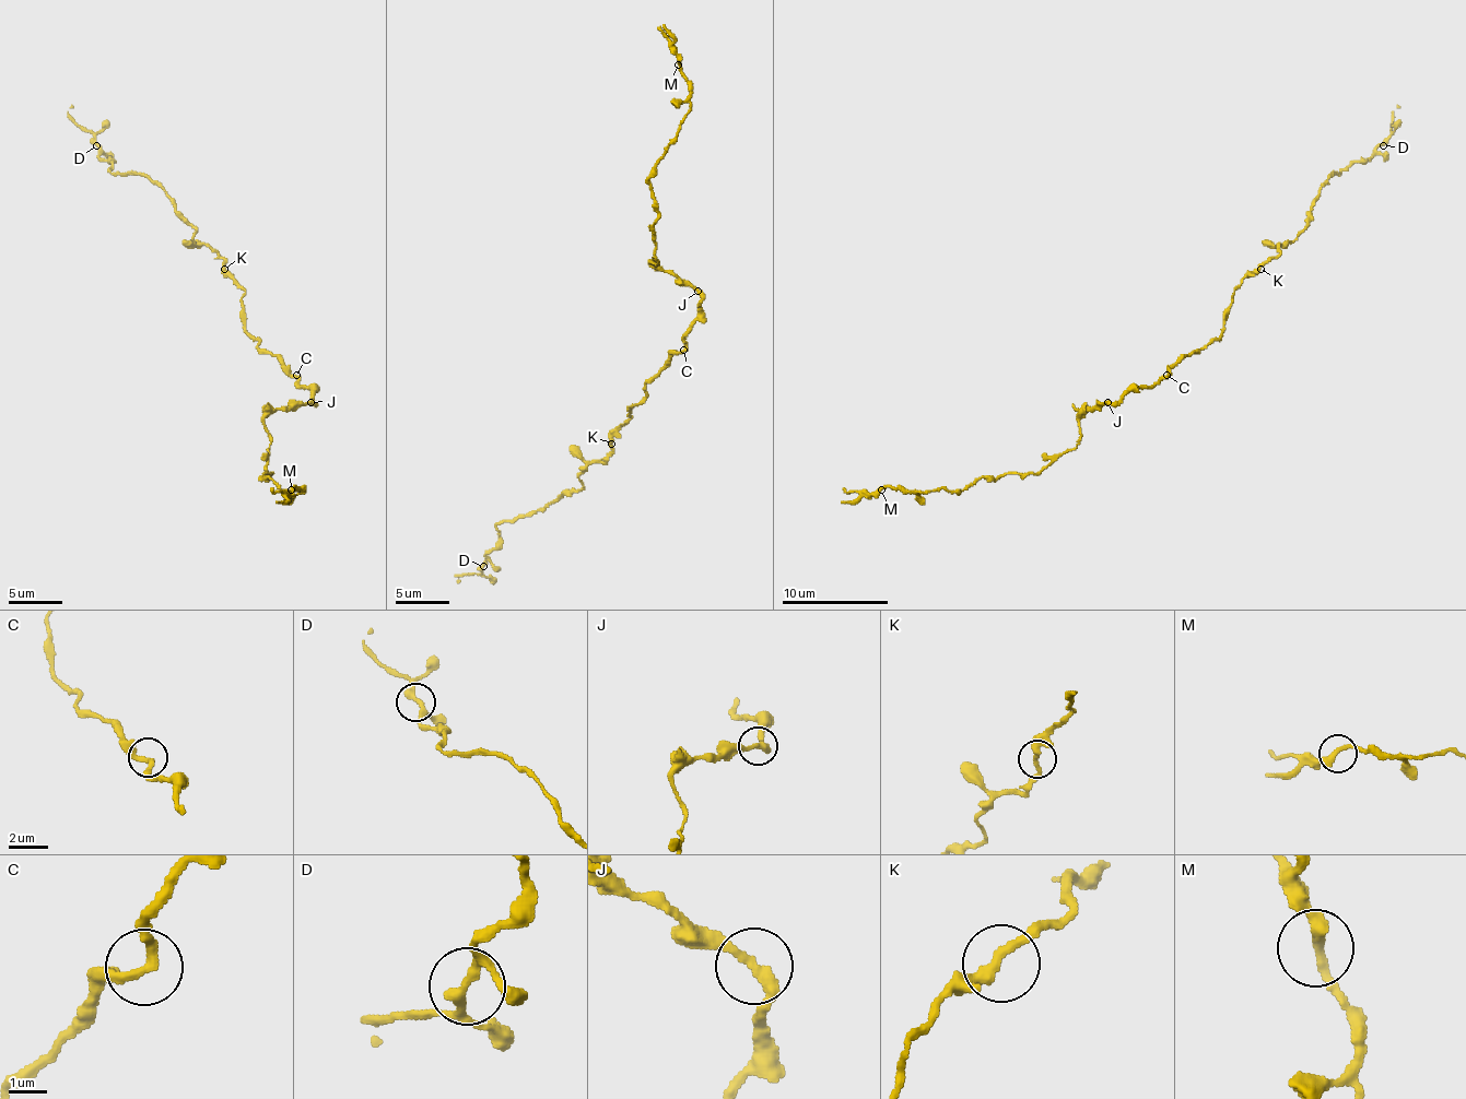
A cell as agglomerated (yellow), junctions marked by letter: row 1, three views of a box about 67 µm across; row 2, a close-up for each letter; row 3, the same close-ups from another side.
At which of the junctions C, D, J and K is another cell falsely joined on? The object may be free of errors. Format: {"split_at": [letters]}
{"split_at": []}

